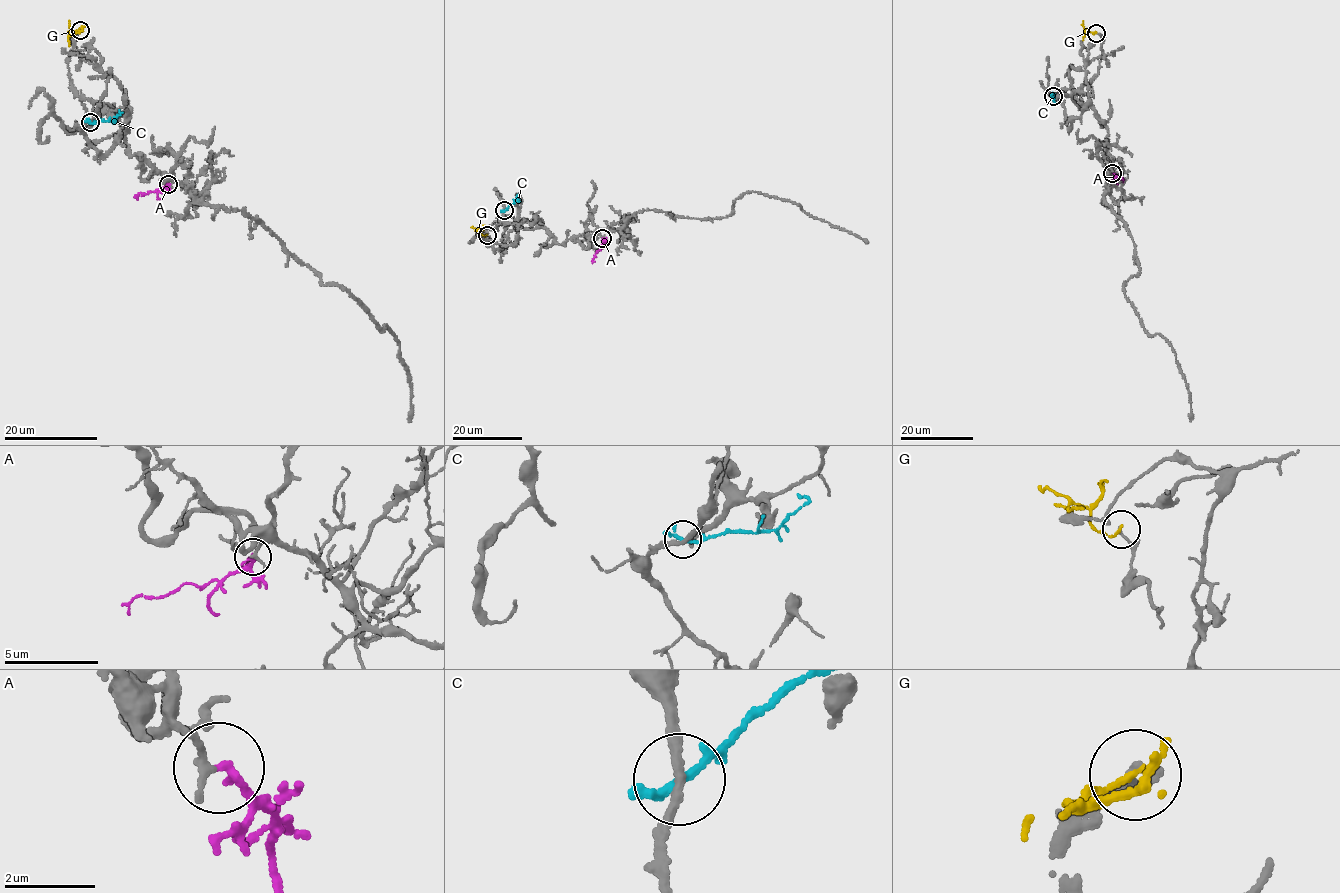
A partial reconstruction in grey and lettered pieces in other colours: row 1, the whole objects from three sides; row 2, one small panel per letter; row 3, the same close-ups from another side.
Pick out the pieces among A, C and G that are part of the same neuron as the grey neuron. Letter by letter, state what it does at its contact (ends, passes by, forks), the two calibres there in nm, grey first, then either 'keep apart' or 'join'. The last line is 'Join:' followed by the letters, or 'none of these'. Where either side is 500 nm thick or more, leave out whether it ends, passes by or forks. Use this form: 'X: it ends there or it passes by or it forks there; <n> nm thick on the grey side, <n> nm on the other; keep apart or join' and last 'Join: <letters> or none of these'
A: it ends there; 200 nm thick on the grey side, 190 nm on the other; join
C: it ends there; 200 nm thick on the grey side, 240 nm on the other; keep apart
G: it ends there; 150 nm thick on the grey side, 120 nm on the other; keep apart
Join: A

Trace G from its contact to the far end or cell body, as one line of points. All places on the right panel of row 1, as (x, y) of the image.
G: (1096, 33), (1085, 31), (1083, 41)

